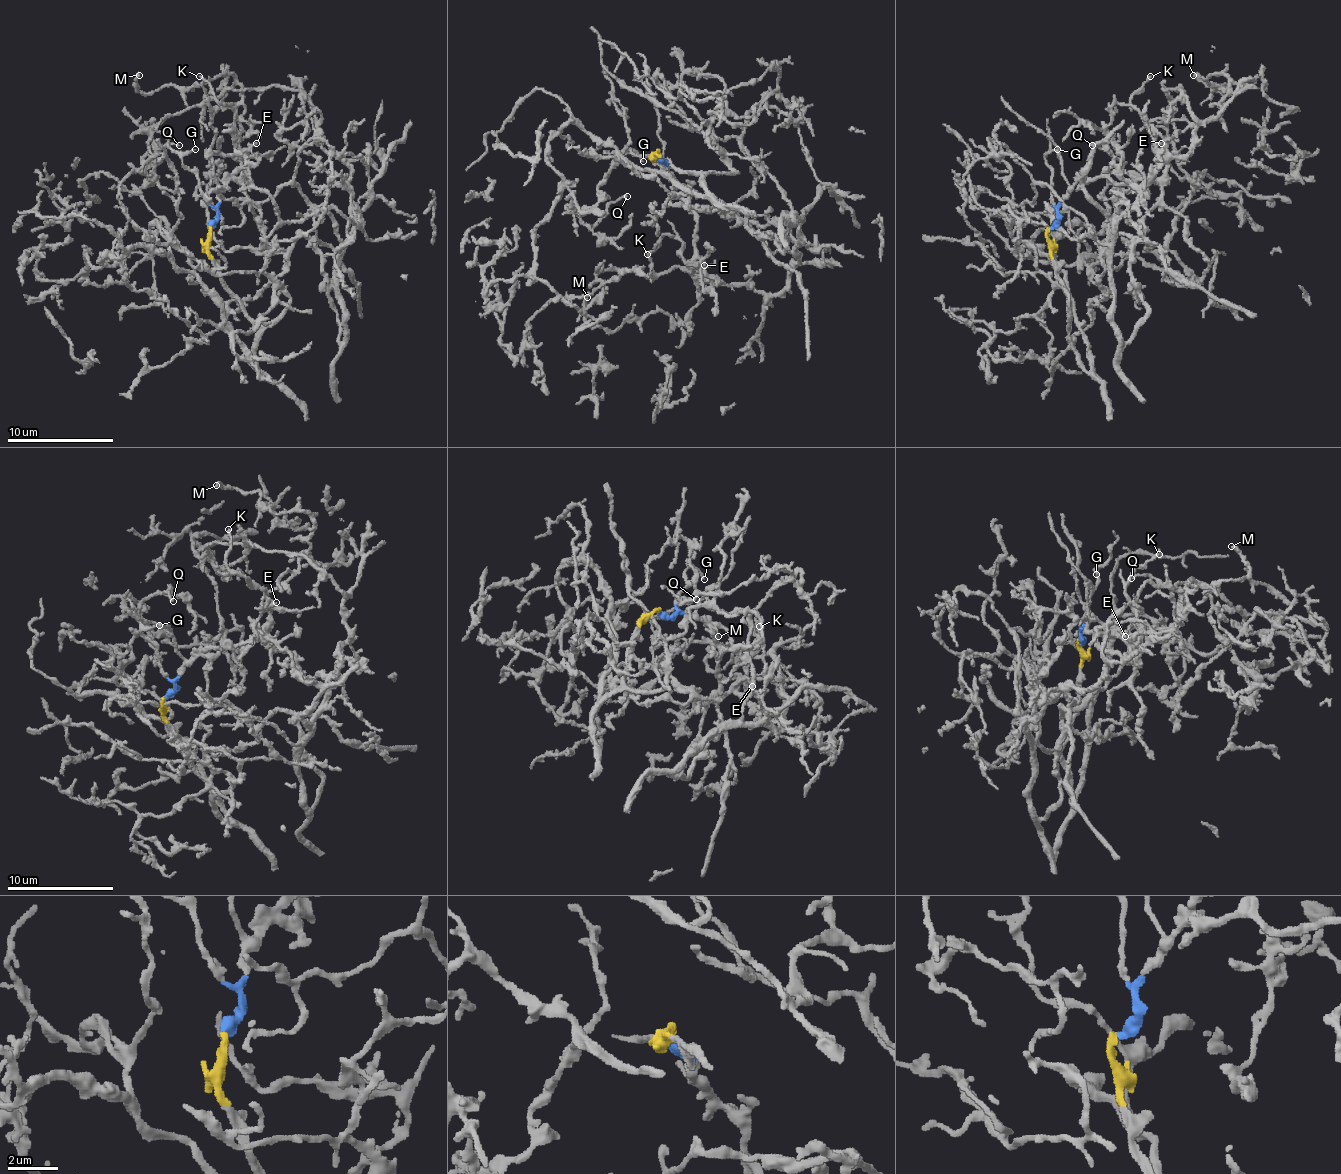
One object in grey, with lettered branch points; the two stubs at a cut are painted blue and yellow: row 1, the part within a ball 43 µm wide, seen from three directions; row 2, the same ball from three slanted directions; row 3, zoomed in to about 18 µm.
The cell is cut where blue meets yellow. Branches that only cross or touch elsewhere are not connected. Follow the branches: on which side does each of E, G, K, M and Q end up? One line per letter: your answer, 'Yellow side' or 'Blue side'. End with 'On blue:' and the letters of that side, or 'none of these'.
E: Blue side
G: Blue side
K: Blue side
M: Blue side
Q: Yellow side
On blue: E, G, K, M

